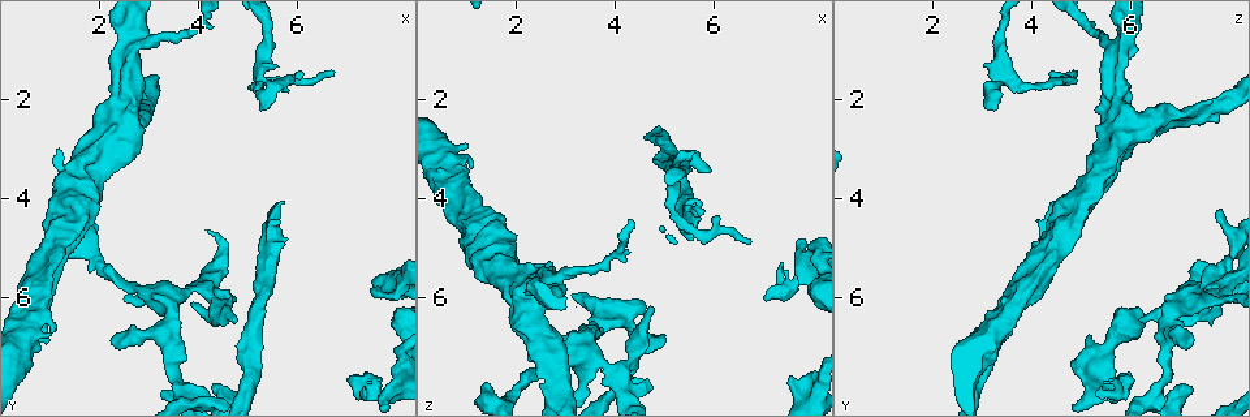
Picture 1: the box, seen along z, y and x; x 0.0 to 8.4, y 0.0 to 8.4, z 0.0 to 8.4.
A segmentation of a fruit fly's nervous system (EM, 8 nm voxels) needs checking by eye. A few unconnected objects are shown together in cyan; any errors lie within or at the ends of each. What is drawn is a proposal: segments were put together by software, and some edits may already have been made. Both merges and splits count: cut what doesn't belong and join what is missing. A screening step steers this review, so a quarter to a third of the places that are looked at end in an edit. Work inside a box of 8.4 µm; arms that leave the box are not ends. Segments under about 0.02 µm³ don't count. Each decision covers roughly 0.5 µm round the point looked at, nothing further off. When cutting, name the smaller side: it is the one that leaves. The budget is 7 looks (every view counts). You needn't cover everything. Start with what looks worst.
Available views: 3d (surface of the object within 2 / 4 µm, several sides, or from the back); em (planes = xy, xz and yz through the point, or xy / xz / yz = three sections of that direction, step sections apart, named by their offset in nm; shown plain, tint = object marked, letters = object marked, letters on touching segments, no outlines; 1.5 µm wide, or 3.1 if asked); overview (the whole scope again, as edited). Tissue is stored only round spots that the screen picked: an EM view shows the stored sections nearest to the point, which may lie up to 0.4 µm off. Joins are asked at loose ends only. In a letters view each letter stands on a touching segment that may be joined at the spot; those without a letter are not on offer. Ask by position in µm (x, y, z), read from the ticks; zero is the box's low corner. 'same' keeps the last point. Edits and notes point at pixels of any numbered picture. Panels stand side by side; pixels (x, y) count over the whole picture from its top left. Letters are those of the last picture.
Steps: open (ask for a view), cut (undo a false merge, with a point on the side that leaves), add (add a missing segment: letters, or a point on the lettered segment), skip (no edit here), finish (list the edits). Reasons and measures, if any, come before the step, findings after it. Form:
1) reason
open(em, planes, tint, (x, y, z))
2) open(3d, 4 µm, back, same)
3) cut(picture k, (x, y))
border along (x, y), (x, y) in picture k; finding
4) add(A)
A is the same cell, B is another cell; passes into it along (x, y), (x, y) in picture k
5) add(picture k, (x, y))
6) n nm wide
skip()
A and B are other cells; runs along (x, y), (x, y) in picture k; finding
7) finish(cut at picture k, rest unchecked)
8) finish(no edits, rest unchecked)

free end
open(3d, 2 µm, (4.80, 6.50, 6.15))

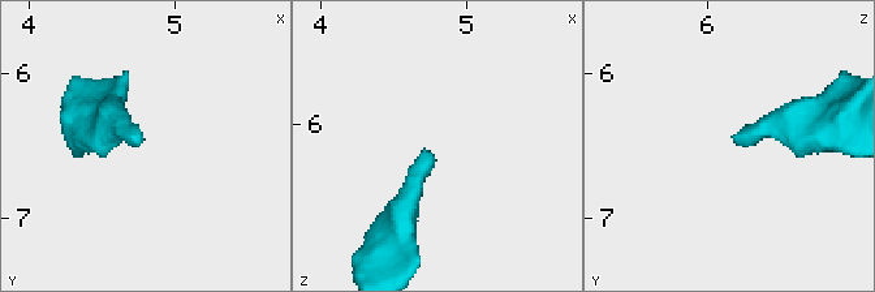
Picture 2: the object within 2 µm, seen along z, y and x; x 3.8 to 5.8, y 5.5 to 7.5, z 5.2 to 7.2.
open(em, xy, step 8, tint, (4.78, 6.46, 6.22))

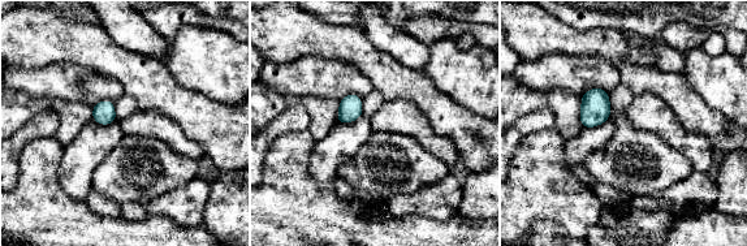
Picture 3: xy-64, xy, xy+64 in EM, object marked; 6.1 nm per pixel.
cut it another way
open(em, planes, letters, same)

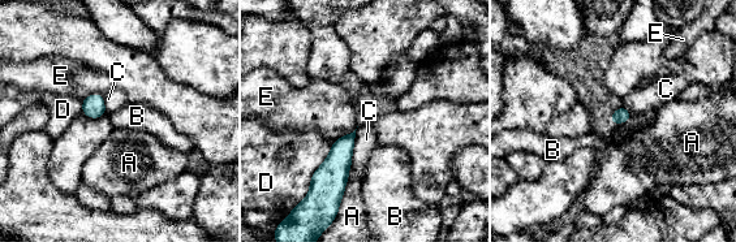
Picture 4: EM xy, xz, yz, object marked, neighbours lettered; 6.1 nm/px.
skip()
A, B, C, D and E are other cells; border along (358, 126), (352, 150) in picture 4; none of them fits

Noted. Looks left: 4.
thick turns thin
open(3d, 4 µm, (2.20, 2.55, 6.10))

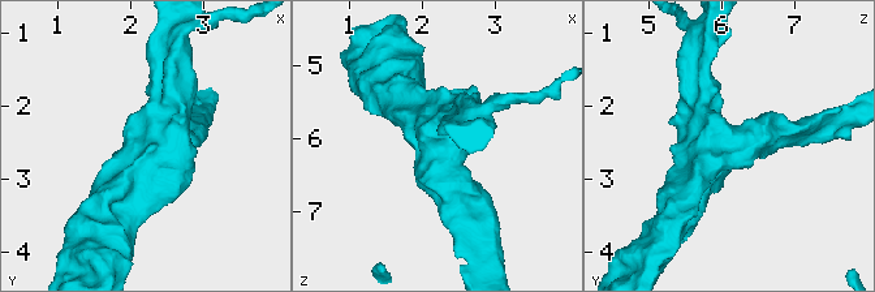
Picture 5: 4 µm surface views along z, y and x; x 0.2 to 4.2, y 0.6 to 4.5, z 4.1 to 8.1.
open(em, xz, step 8, letters, (2.20, 2.50, 6.15))

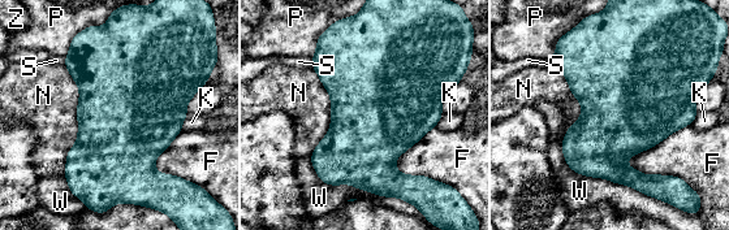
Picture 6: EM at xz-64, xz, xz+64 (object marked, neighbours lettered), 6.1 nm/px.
N touches over 700 nm
skip()
F, K, N, P, S, W and Z are other cells; continuous, no second cell

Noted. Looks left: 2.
finish(no edits, rest unchecked)

